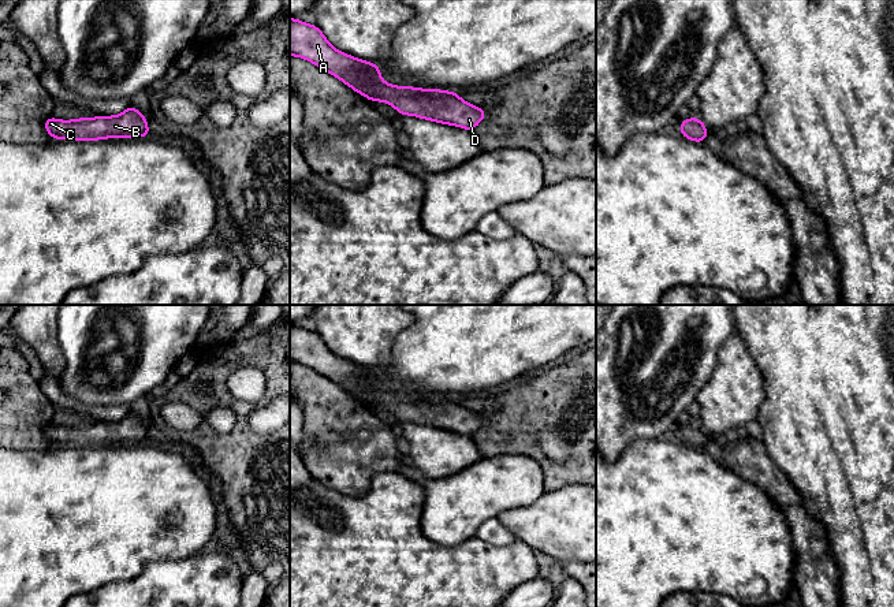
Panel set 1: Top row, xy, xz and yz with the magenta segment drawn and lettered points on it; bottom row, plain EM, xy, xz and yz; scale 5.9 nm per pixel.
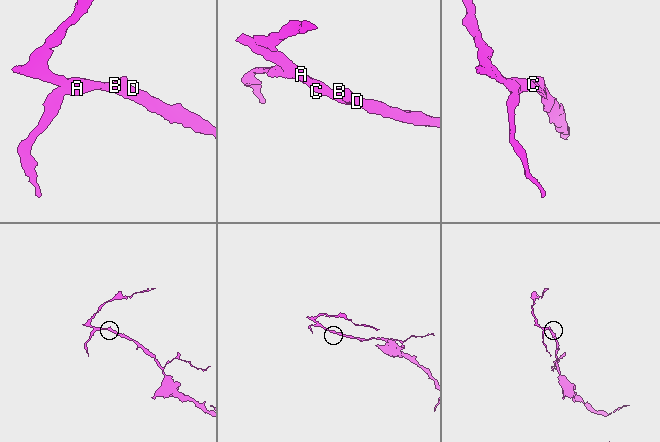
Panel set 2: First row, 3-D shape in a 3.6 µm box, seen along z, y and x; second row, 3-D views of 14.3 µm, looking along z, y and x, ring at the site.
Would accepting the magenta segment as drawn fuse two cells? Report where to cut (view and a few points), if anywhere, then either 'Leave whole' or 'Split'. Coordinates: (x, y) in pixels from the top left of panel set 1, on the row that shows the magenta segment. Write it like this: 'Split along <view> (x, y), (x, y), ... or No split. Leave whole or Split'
No split. Leave whole

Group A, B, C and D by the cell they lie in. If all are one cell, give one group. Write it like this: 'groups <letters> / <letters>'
groups A B C D

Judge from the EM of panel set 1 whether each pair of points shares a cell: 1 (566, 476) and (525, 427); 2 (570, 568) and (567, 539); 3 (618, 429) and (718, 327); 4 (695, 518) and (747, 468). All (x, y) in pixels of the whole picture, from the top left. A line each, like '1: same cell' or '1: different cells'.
1: same cell
2: different cells
3: same cell
4: different cells

